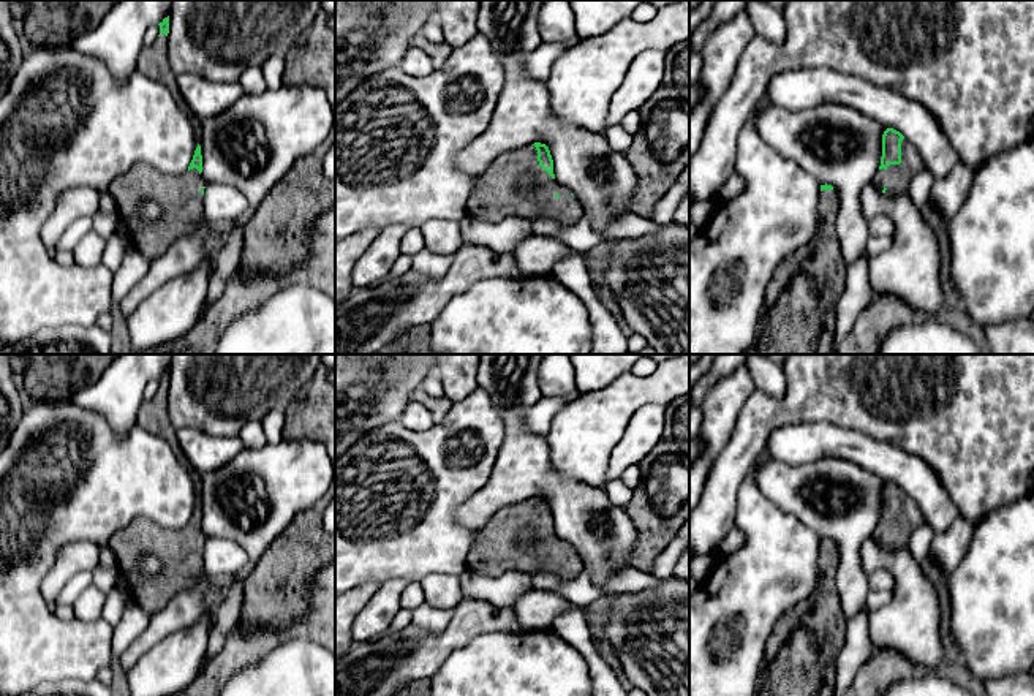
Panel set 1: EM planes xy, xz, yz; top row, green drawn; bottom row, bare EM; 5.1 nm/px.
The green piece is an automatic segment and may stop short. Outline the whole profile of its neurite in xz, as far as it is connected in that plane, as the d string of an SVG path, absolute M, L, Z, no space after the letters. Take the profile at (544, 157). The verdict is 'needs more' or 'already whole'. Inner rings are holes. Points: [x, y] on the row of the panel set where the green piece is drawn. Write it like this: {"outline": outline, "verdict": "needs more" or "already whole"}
{"outline": "M541 142L495 158L476 177L466 210L468 215L490 223L506 218L550 218L574 225L585 215L579 199L557 182L550 150ZM526 176L536 177L536 188L528 195L519 190Z", "verdict": "needs more"}

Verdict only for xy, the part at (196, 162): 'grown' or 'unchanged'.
grown

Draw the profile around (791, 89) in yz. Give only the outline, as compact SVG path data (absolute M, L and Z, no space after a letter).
M828 68L784 70L770 78L765 95L772 104L787 111L800 111L825 103L857 109L866 117L879 122L882 127L900 131L904 139L917 149L923 160L923 168L931 172L934 180L950 174L960 163L953 146L947 139L934 114L926 106L889 87L876 85L868 79Z

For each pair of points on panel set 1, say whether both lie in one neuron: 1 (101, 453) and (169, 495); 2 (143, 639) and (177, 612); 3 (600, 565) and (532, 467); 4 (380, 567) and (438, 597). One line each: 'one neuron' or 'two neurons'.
1: one neuron
2: one neuron
3: one neuron
4: two neurons

